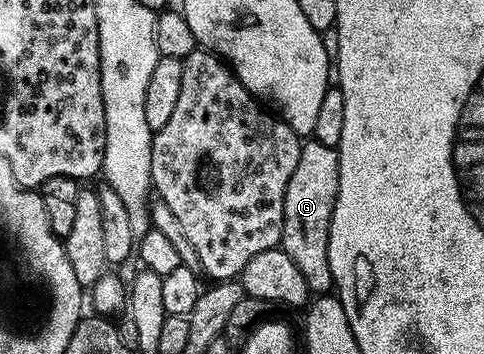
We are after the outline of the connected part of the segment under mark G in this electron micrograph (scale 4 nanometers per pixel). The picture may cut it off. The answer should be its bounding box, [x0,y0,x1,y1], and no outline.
[280,140,340,296]

